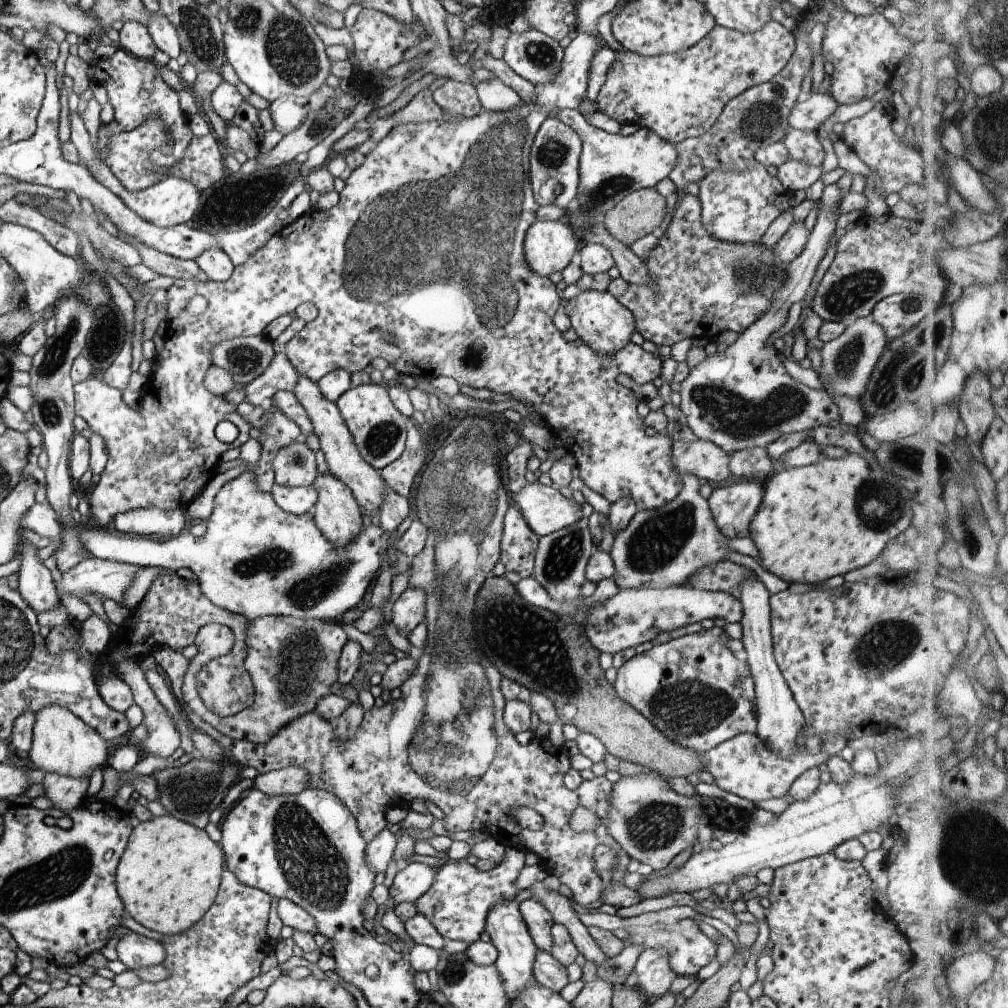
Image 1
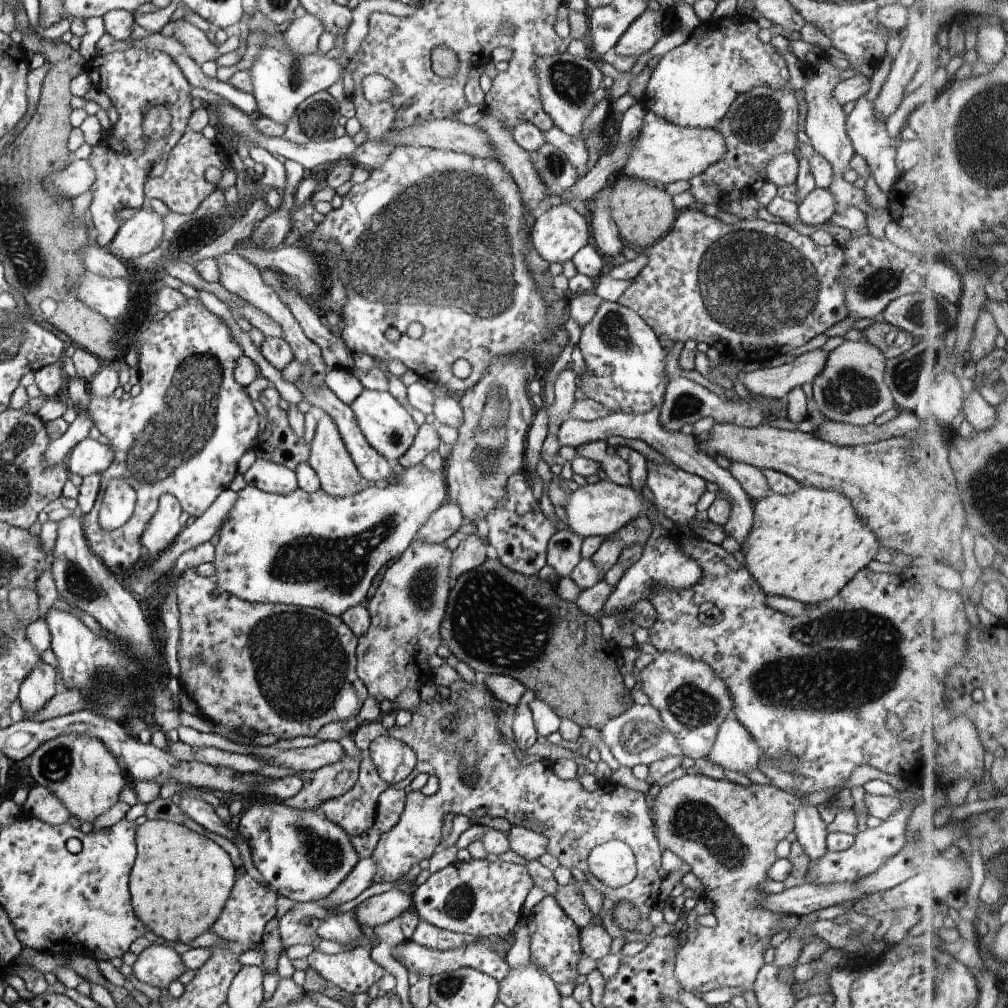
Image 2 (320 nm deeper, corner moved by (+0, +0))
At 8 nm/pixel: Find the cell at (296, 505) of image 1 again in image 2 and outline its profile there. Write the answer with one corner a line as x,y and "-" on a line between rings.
257,458
243,475
247,486
267,493
287,495
298,487
297,476
292,469
266,459

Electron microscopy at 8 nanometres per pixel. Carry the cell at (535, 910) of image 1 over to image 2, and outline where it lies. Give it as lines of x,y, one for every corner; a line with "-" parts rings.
546,895
527,916
527,929
530,933
531,962
545,970
557,984
574,982
578,978
578,962
583,952
579,926
562,910
552,895

